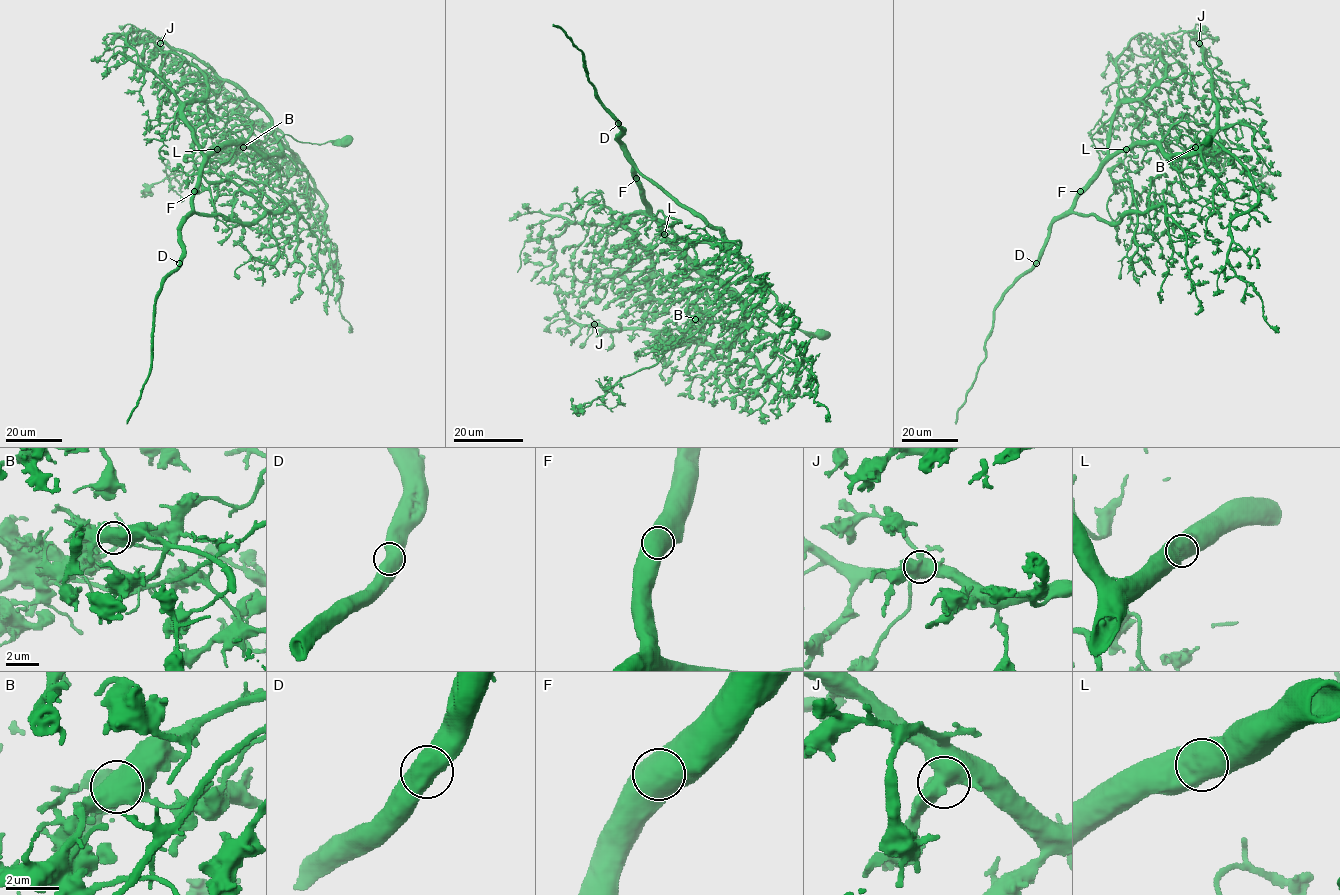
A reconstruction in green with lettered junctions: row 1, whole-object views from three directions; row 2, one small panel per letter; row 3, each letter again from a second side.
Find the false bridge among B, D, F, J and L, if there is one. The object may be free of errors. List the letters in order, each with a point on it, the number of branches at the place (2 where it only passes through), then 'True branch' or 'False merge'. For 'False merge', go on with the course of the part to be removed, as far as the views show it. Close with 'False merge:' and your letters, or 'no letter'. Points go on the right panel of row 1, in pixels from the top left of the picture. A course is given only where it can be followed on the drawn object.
B: Place: (1195, 147). Branches: 2. False merge. Course of the part to remove: (1195, 147), (1201, 152), (1211, 151), (1229, 158), (1242, 172), (1263, 184), (1266, 191), (1259, 191)
D: Place: (1036, 263). Branches: 2. True branch
F: Place: (1080, 191). Branches: 2. True branch
J: Place: (1199, 43). Branches: 2. True branch
L: Place: (1126, 149). Branches: 2. True branch
False merge: B

